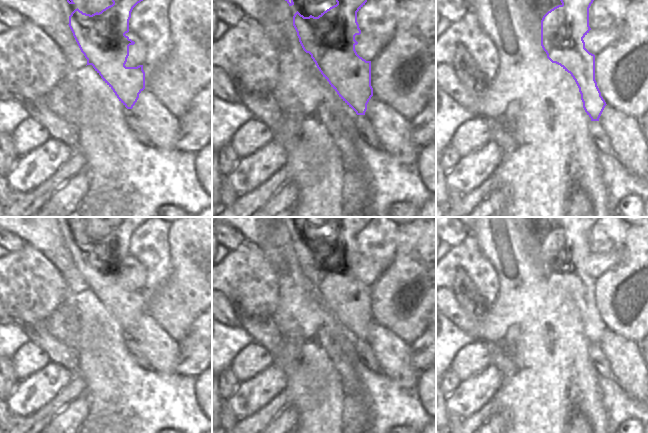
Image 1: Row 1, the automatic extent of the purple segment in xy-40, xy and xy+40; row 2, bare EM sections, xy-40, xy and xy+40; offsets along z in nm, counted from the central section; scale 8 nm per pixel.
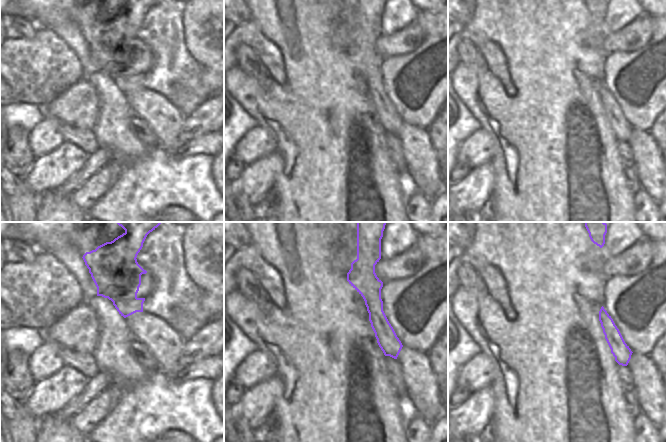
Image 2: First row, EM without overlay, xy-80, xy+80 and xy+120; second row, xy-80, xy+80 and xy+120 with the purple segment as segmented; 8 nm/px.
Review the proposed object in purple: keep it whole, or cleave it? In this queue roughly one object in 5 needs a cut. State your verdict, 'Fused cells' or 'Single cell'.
Fused cells.

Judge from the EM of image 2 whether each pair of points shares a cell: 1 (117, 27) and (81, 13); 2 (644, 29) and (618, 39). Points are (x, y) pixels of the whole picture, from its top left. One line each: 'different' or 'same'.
1: different
2: same

